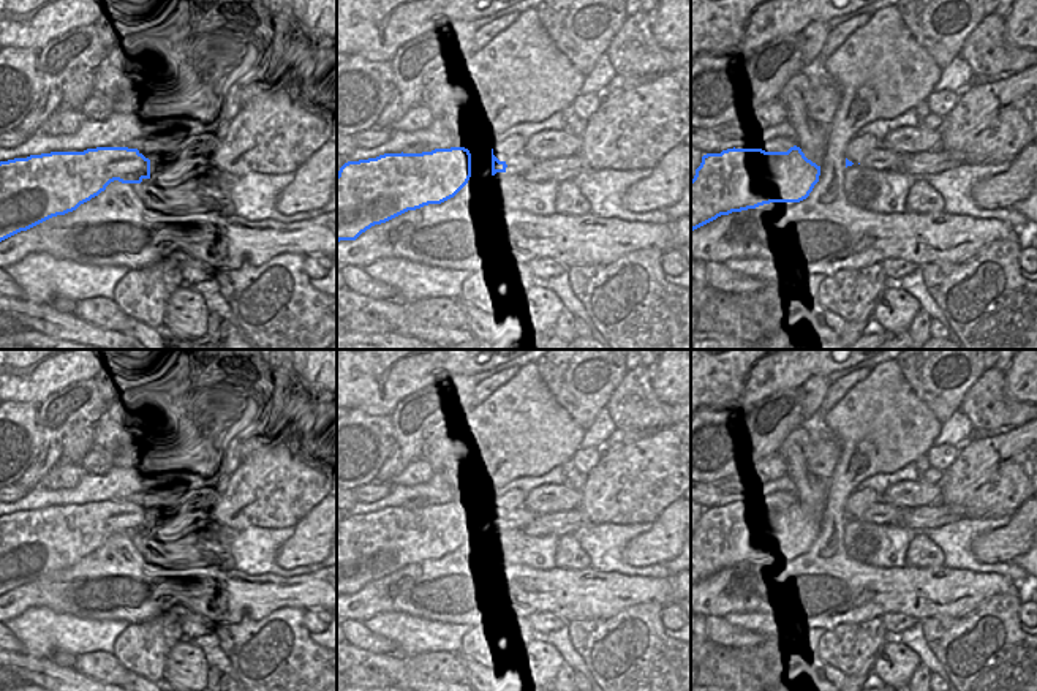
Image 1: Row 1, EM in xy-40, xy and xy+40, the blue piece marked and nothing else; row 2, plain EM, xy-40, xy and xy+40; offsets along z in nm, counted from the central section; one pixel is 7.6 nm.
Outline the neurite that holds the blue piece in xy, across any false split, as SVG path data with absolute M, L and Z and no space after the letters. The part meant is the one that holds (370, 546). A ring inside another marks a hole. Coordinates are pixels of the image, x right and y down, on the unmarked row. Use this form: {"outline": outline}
{"outline": "M465 501L435 503L422 508L384 508L348 515L337 528L337 596L356 595L375 579L408 565L441 558L454 552L471 531L471 508Z"}

